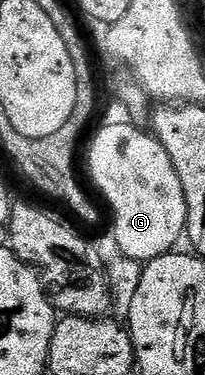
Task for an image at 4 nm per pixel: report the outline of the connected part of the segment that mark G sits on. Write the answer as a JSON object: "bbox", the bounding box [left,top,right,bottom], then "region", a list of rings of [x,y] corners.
{"bbox":[89,123,187,263],"region":[[[130,123],[103,126],[89,145],[89,173],[106,203],[113,208],[113,233],[117,236],[120,256],[148,263],[178,248],[177,240],[186,236],[187,199],[183,195],[183,183],[179,183],[179,175],[171,163],[171,155],[167,155],[152,132]]]}

